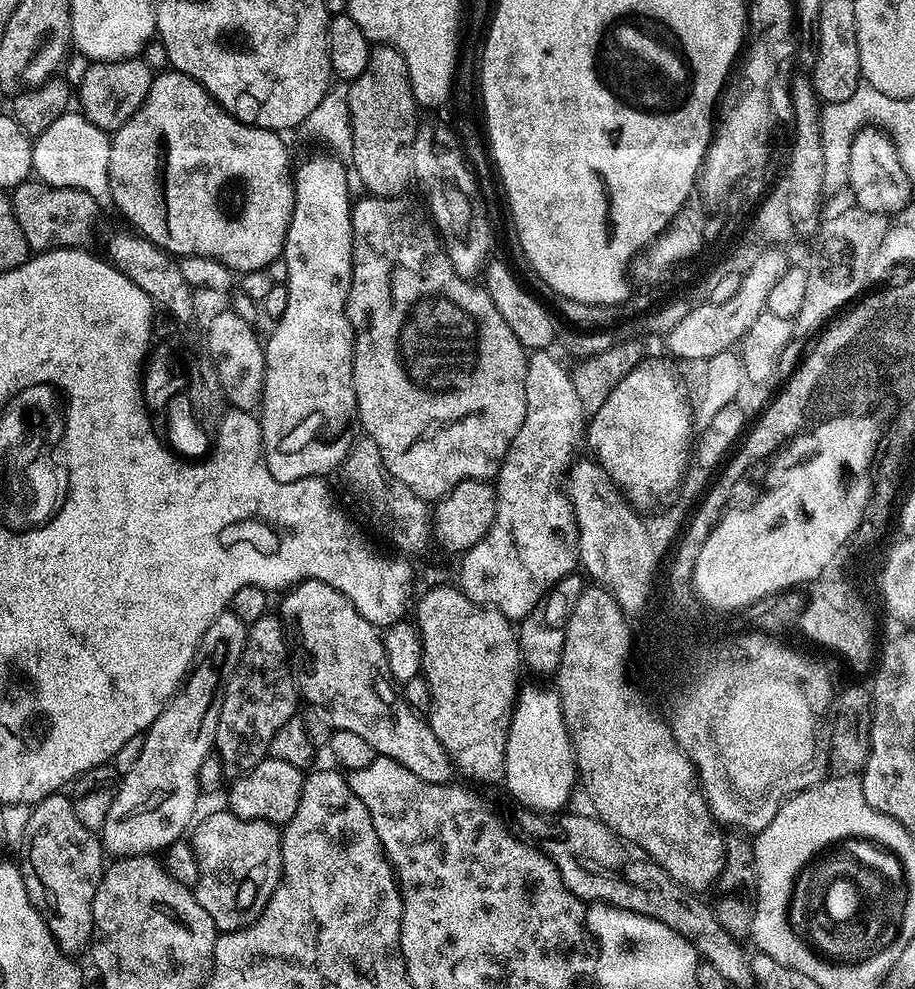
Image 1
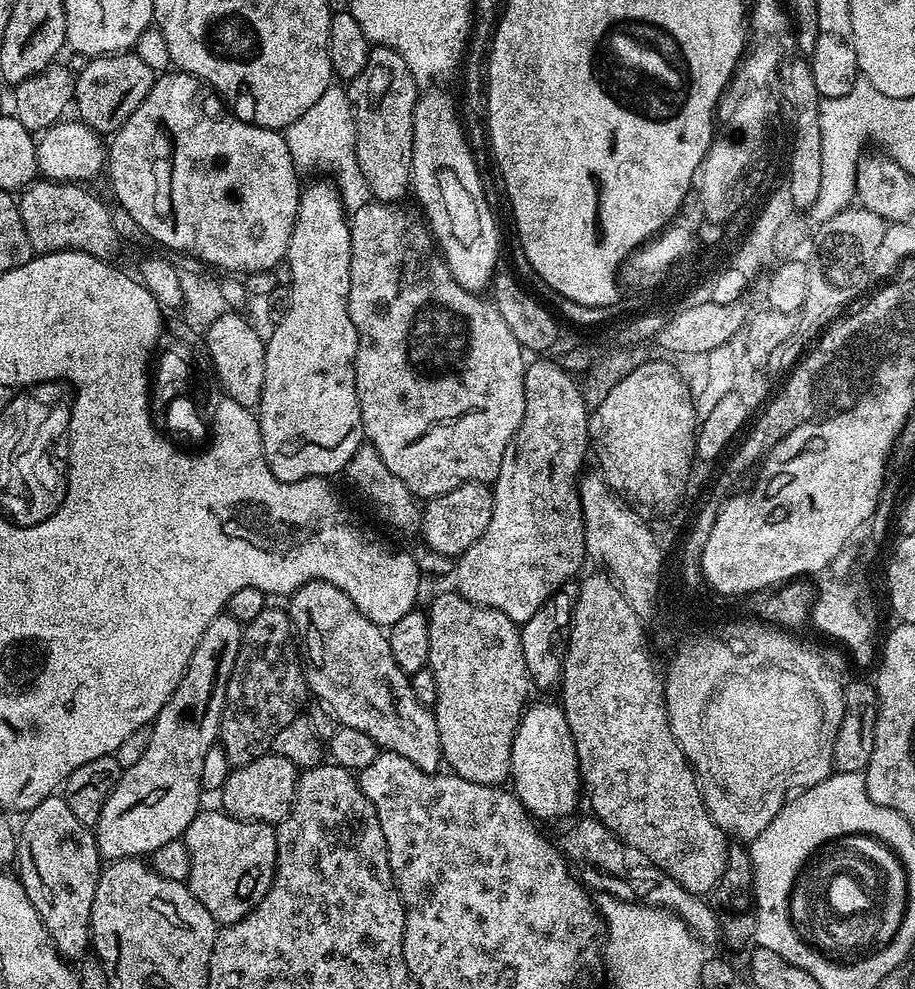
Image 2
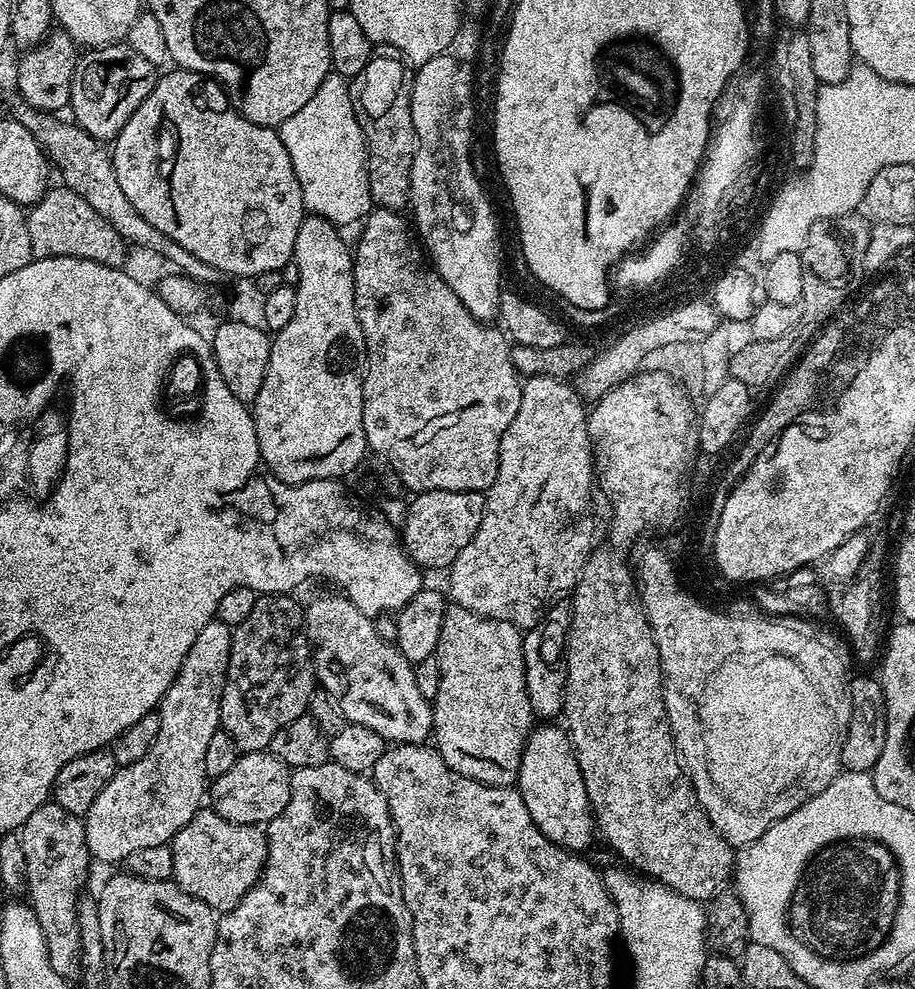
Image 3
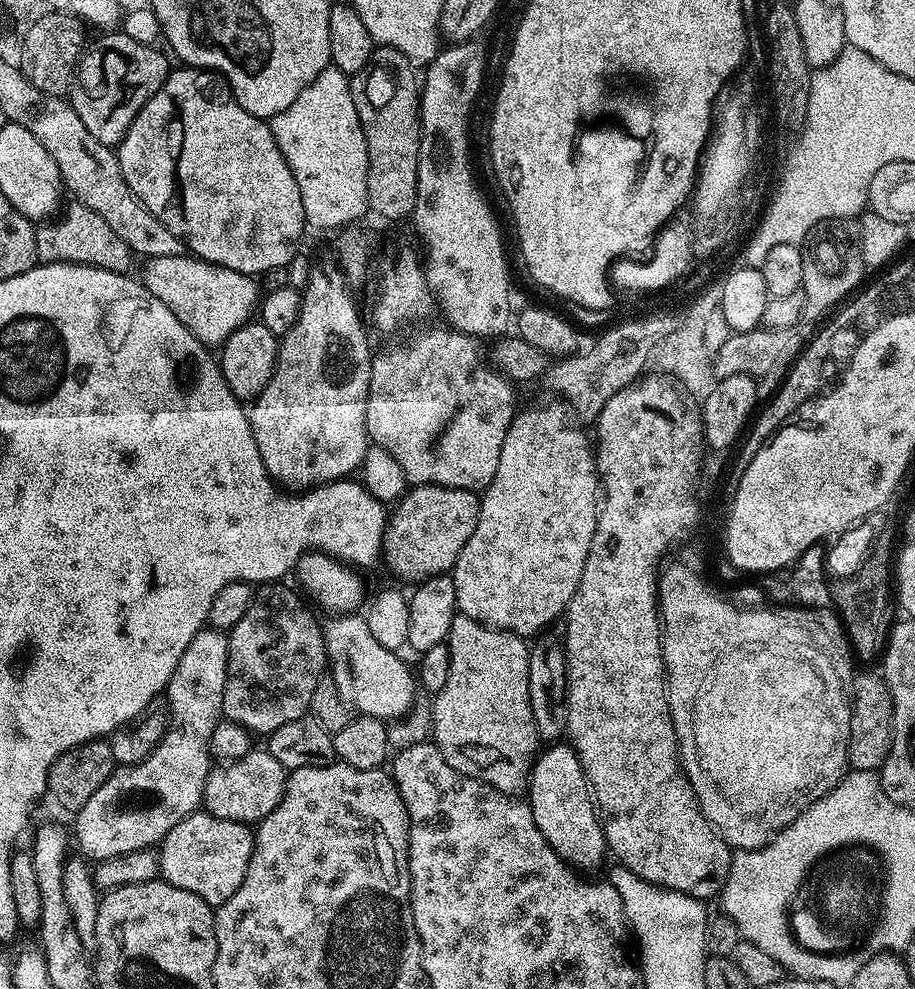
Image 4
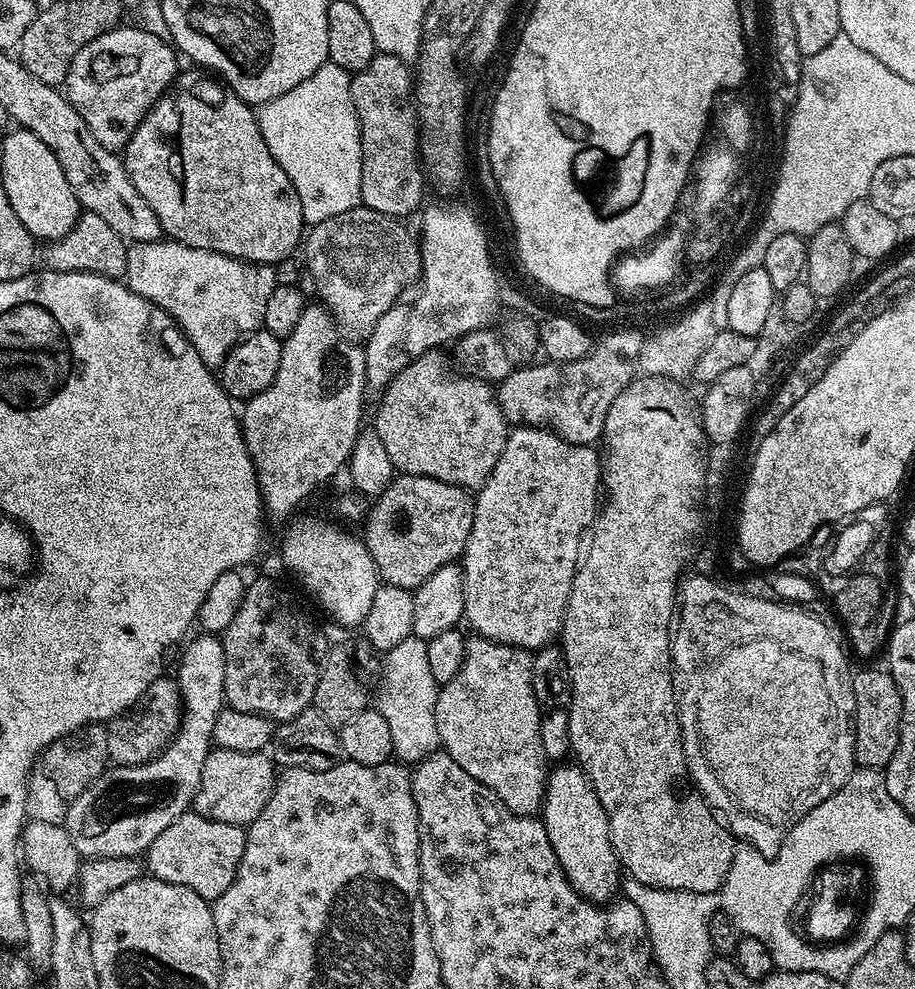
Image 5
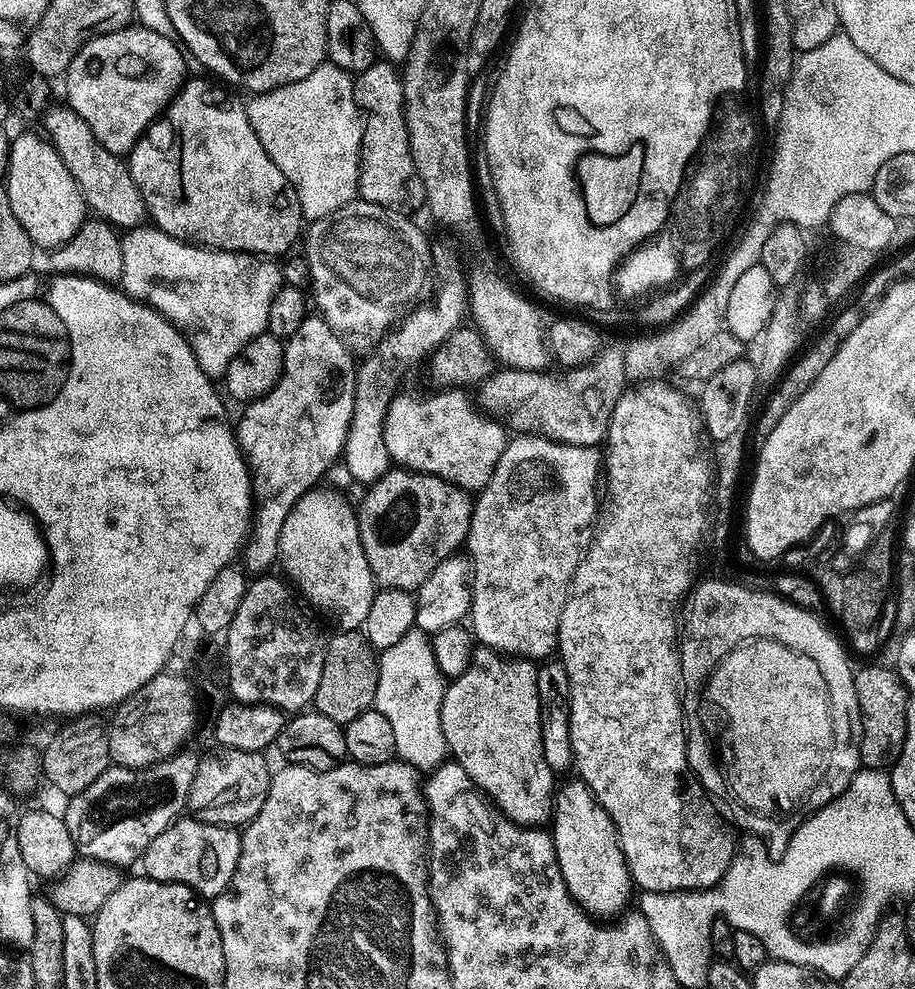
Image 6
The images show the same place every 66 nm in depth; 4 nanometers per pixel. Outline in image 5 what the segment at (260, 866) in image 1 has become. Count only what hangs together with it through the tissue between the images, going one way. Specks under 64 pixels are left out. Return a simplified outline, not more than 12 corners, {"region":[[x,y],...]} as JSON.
{"region":[[184,812],[146,853],[155,879],[209,902],[234,882],[245,829]]}

